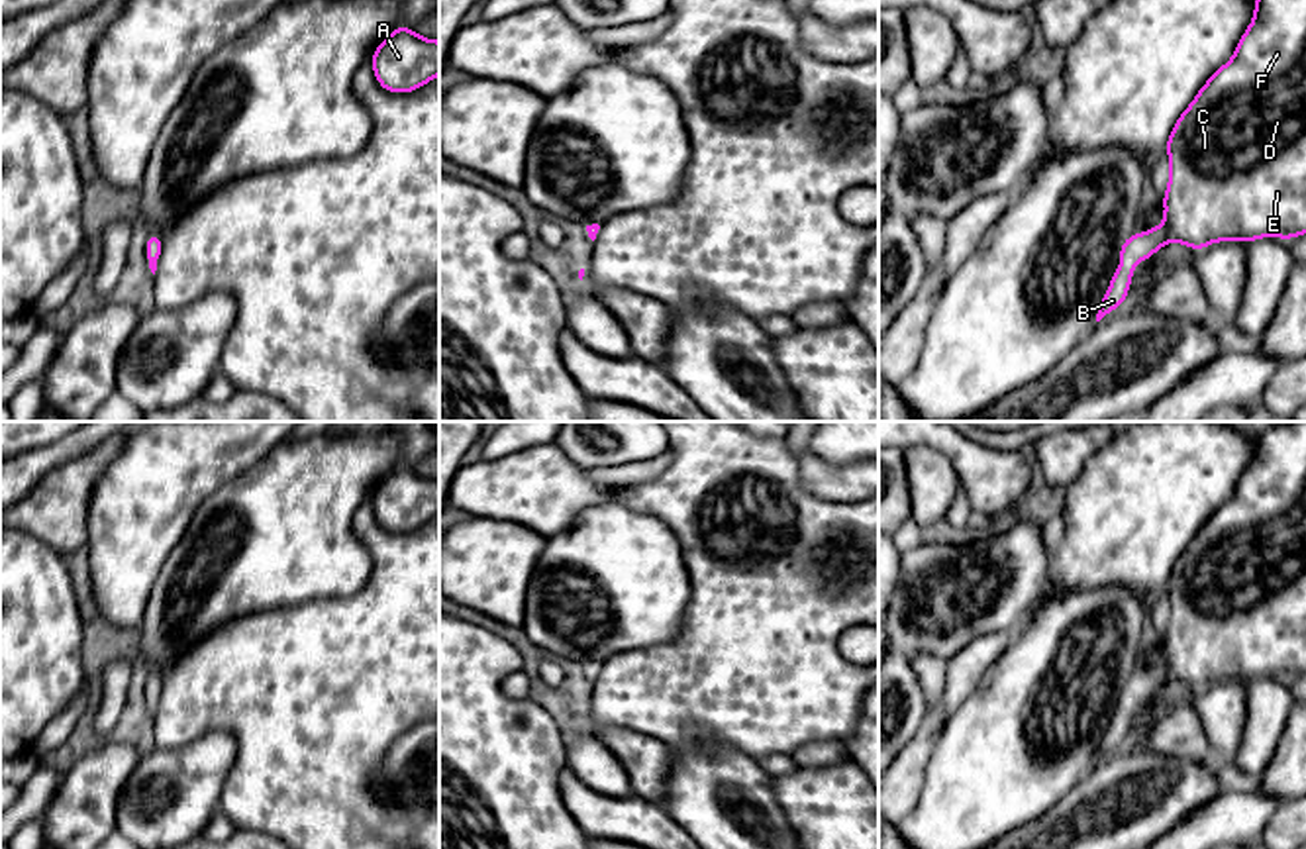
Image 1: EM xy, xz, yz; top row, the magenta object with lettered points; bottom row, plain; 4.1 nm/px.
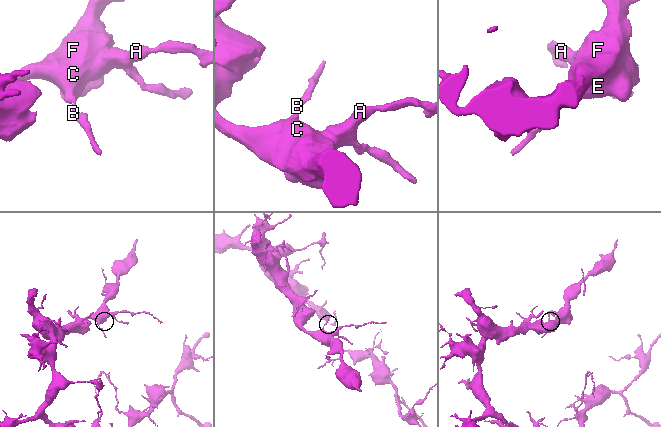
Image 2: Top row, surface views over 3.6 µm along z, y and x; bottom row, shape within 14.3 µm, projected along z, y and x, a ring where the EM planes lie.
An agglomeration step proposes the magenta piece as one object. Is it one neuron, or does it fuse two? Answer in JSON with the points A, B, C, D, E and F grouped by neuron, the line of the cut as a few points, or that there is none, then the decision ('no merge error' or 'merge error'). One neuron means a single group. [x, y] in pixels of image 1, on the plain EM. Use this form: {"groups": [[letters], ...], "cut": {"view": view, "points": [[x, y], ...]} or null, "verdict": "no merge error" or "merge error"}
{"groups": [["A", "B", "C", "D", "E", "F"]], "cut": null, "verdict": "no merge error"}

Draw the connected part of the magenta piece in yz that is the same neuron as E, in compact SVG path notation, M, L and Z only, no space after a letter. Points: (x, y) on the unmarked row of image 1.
M1279 422L1253 443L1255 455L1233 496L1198 529L1169 574L1163 663L1124 680L1122 704L1096 761L1128 737L1135 704L1169 680L1198 690L1216 680L1249 682L1306 673L1306 422Z

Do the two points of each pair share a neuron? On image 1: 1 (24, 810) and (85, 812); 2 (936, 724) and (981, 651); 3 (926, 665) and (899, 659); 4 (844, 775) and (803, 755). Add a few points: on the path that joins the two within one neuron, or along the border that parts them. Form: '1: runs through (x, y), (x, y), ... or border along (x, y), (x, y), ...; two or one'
1: border along (63, 775), (51, 802), (40, 816); two
2: runs through (946, 706), (959, 687), (965, 669); one
3: border along (914, 653), (914, 675), (928, 704); two
4: border along (848, 757), (822, 767), (801, 767); two

